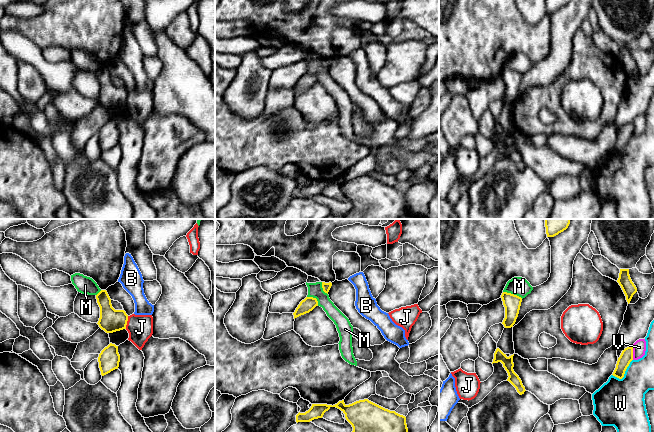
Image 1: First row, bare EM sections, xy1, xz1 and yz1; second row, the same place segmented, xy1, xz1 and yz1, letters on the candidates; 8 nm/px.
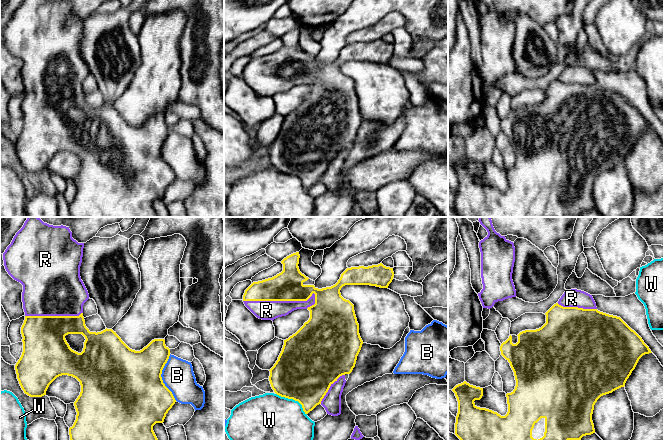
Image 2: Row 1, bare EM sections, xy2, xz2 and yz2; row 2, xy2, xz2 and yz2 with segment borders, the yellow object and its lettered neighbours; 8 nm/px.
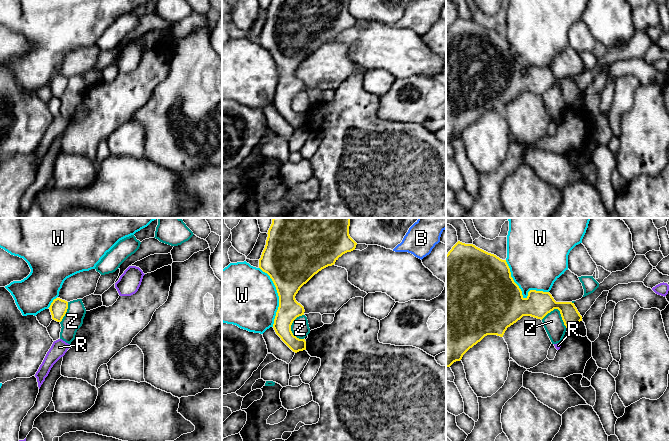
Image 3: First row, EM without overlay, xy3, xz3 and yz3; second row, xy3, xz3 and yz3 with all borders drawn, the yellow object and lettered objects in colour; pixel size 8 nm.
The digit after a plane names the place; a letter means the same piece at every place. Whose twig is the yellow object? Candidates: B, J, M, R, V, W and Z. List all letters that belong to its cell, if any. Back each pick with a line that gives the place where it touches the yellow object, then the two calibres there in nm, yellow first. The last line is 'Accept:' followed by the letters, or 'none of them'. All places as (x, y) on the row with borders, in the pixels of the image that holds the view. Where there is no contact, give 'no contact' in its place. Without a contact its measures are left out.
R: contact xz2 (279, 300); calibres 240 and 160 nm
Accept: R

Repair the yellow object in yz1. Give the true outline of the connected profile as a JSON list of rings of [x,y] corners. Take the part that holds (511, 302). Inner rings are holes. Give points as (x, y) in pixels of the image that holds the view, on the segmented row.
[[[503,292],[501,298],[505,307],[505,318],[502,324],[505,328],[511,328],[518,317],[522,298],[507,292]]]

